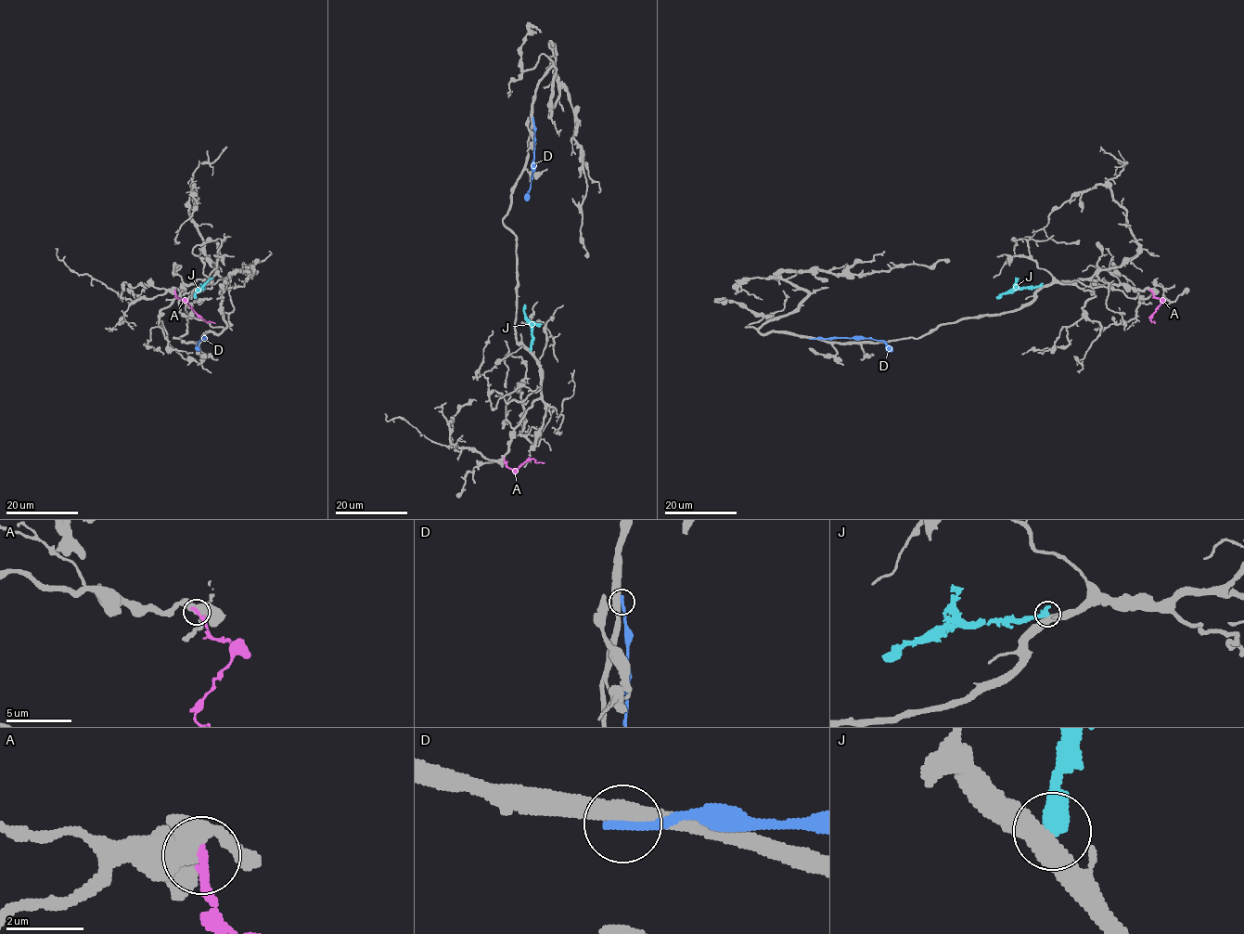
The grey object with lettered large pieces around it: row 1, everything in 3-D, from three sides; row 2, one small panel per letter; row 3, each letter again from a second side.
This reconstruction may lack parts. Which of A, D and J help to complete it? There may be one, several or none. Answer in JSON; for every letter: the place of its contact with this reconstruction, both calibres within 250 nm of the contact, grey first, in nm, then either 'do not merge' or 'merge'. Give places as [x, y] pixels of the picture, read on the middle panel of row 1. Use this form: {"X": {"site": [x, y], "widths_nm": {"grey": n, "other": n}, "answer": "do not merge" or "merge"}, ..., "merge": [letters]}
{"A": {"site": [504, 459], "widths_nm": {"grey": 550, "other": 260}, "answer": "do not merge"}, "D": {"site": [532, 119], "widths_nm": {"grey": 480, "other": 260}, "answer": "do not merge"}, "J": {"site": [530, 350], "widths_nm": {"grey": 460, "other": 500}, "answer": "do not merge"}, "merge": []}

